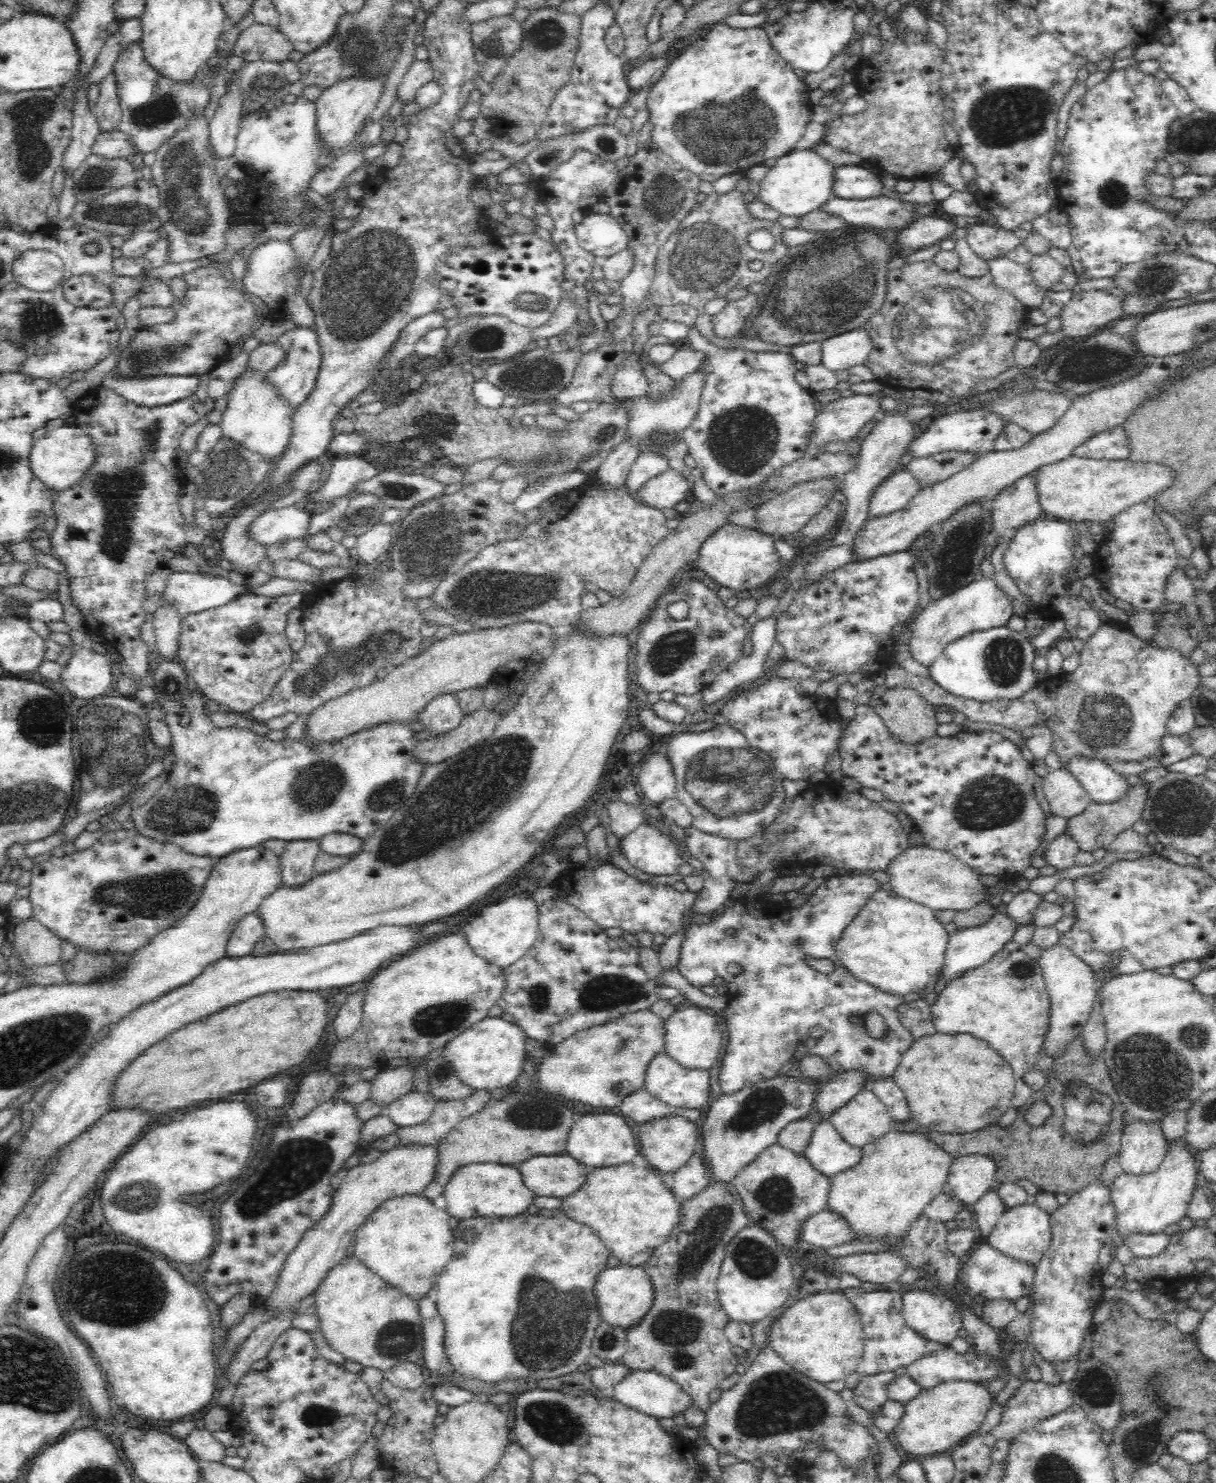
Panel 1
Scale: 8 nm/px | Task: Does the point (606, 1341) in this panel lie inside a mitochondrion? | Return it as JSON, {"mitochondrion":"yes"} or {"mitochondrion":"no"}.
{"mitochondrion":"yes"}

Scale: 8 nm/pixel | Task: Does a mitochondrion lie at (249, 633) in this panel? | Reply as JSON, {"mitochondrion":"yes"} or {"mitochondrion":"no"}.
{"mitochondrion":"yes"}

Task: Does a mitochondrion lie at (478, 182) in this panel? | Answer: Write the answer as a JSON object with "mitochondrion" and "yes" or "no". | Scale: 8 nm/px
{"mitochondrion":"no"}

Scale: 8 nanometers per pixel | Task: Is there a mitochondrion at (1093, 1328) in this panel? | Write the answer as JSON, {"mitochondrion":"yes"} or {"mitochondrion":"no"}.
{"mitochondrion":"no"}

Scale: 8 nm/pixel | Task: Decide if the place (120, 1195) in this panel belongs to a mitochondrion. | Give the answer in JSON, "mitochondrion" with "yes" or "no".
{"mitochondrion":"yes"}

